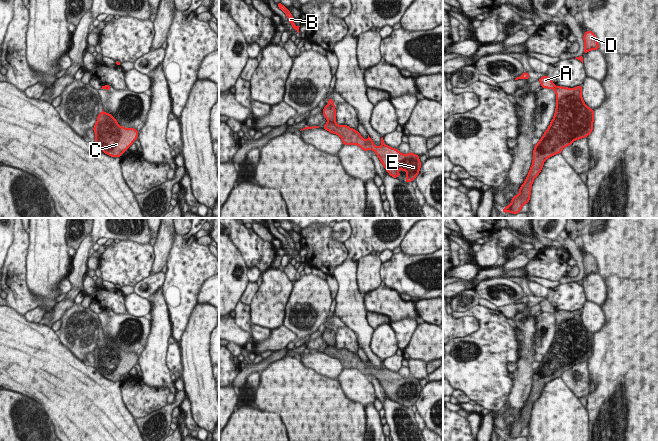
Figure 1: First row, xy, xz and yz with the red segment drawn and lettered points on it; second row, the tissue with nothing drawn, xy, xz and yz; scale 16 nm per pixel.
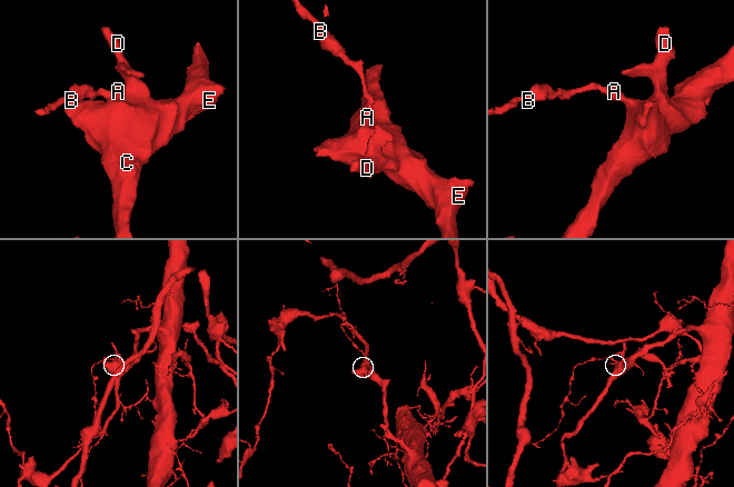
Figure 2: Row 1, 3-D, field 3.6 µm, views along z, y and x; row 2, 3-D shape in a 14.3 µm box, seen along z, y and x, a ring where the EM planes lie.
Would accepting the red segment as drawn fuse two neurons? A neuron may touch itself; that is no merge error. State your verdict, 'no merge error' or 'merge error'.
merge error

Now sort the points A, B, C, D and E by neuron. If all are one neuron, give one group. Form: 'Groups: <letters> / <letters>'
Groups: A B / C D E.

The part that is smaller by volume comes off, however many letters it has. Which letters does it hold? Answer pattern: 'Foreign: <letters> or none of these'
Foreign: A, B

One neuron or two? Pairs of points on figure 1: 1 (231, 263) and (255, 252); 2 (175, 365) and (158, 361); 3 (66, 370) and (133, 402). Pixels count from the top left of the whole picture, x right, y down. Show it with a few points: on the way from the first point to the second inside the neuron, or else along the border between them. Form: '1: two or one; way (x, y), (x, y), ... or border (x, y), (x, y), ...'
1: two; border (230, 238), (240, 252), (247, 267)
2: two; border (167, 345), (166, 366), (171, 373)
3: two; border (120, 384), (121, 400), (134, 417)

